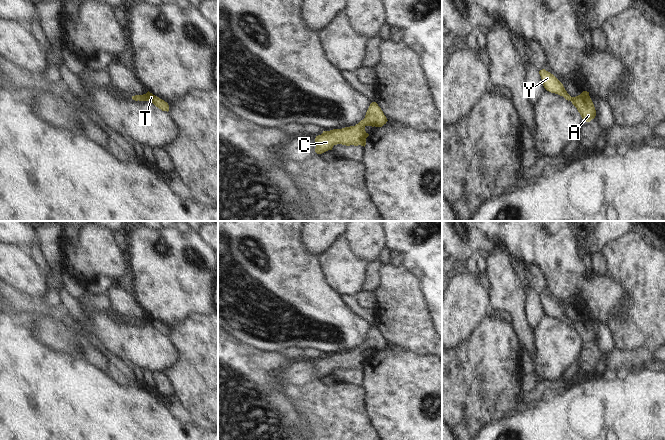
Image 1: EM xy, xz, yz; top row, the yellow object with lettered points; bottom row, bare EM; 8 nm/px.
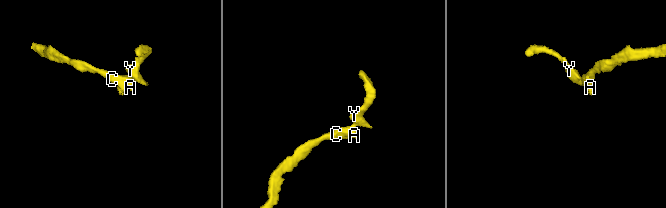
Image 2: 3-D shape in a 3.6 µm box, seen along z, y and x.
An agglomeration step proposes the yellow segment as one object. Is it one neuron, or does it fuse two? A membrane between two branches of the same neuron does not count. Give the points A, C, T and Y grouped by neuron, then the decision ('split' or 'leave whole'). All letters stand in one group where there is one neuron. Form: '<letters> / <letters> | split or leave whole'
A C T Y | leave whole

